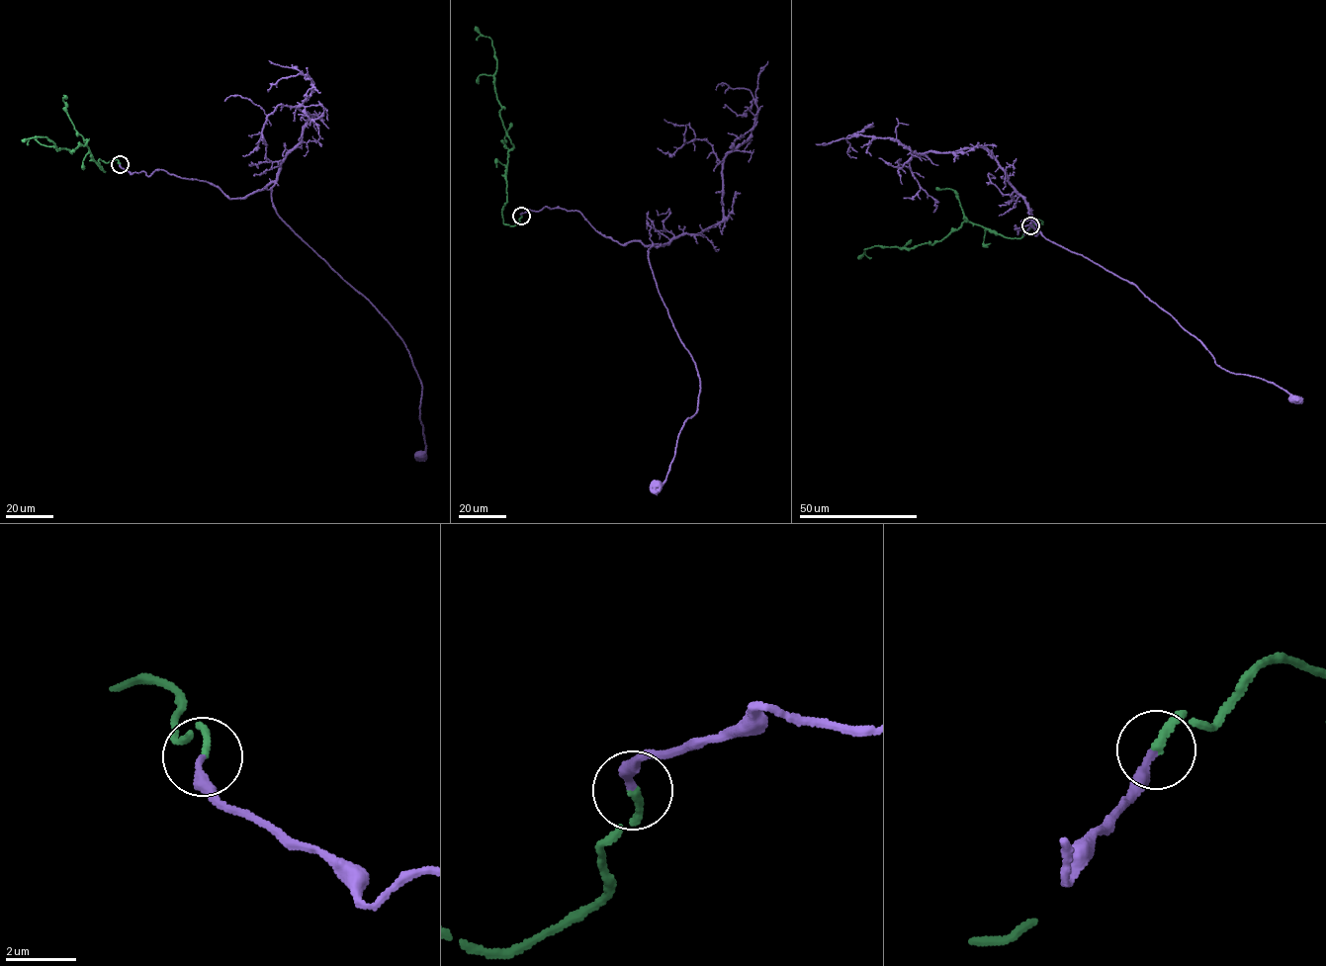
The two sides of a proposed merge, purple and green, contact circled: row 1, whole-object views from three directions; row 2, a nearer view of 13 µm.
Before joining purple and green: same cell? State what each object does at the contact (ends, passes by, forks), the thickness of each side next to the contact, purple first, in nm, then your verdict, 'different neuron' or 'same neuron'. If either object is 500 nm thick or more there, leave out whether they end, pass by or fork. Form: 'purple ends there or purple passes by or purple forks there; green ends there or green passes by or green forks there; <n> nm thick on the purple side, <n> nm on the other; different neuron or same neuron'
purple ends there; green ends there; 240 nm thick on the purple side, 200 nm on the other; same neuron

